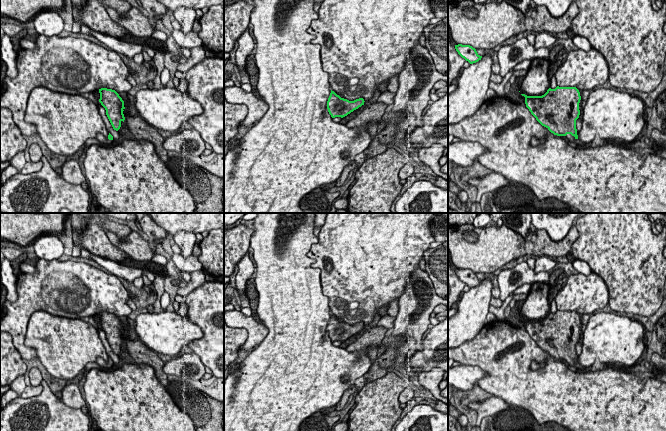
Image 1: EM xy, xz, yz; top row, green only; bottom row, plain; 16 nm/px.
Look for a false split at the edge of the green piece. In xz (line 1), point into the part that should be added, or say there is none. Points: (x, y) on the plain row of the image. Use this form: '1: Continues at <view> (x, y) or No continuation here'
1: No continuation here

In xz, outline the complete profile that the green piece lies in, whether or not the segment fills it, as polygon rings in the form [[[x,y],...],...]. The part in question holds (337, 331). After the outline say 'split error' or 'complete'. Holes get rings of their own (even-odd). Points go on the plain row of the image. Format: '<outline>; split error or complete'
[[[331,314],[330,320],[327,325],[327,333],[332,342],[345,341],[354,334],[364,329],[364,323],[359,322],[354,325],[341,322],[334,315]]]; complete

